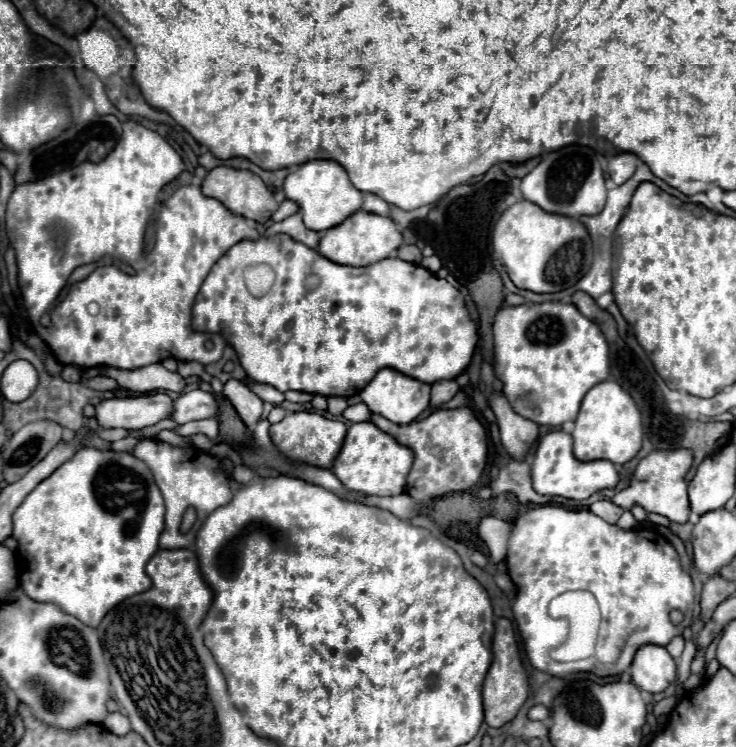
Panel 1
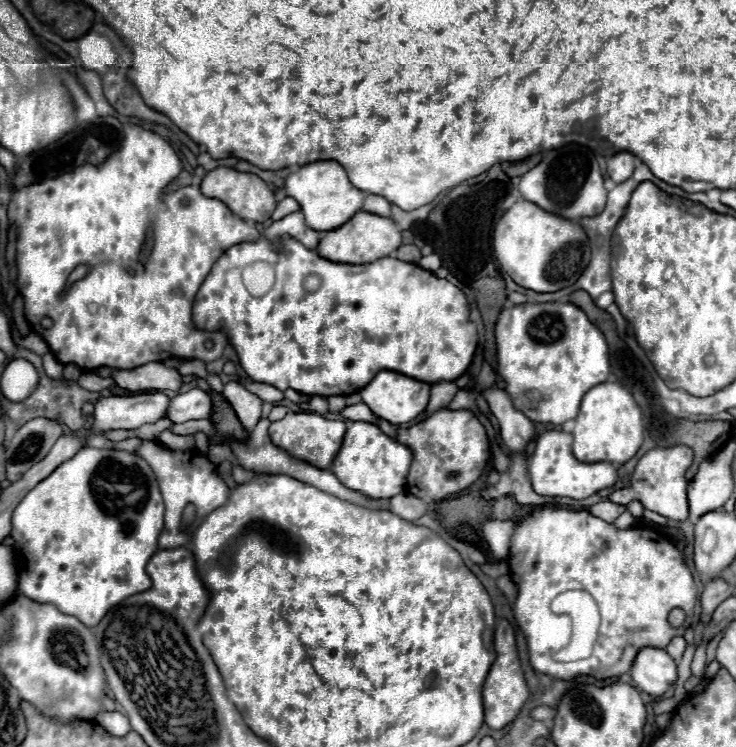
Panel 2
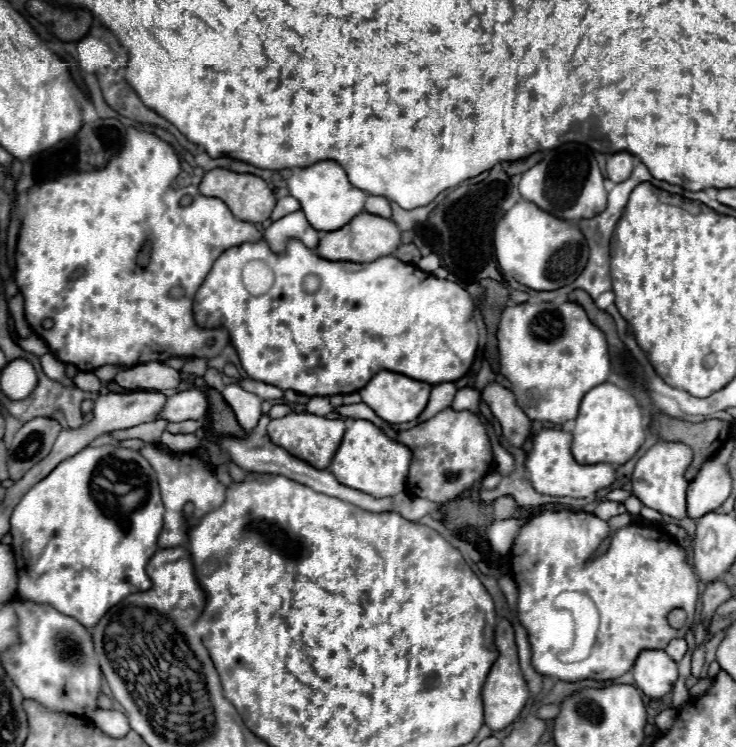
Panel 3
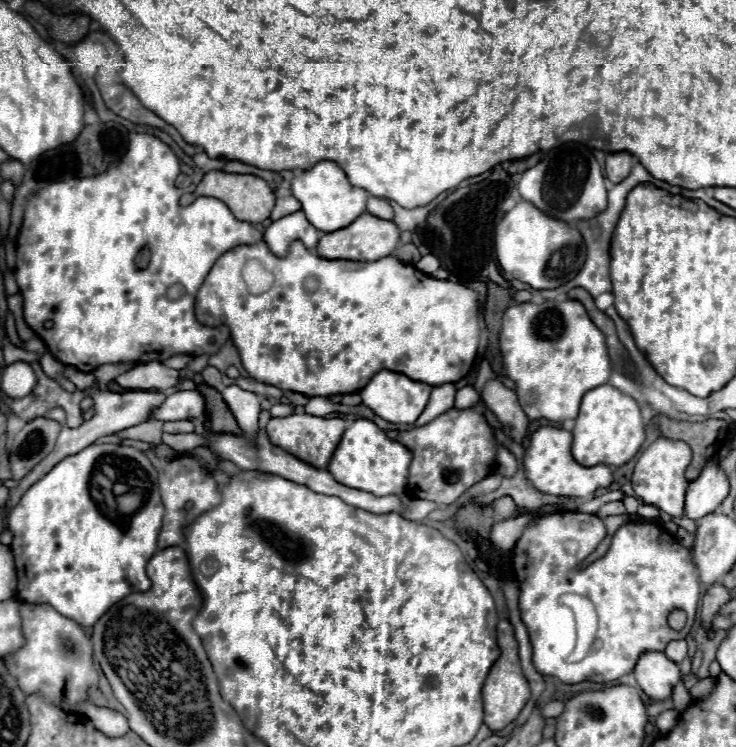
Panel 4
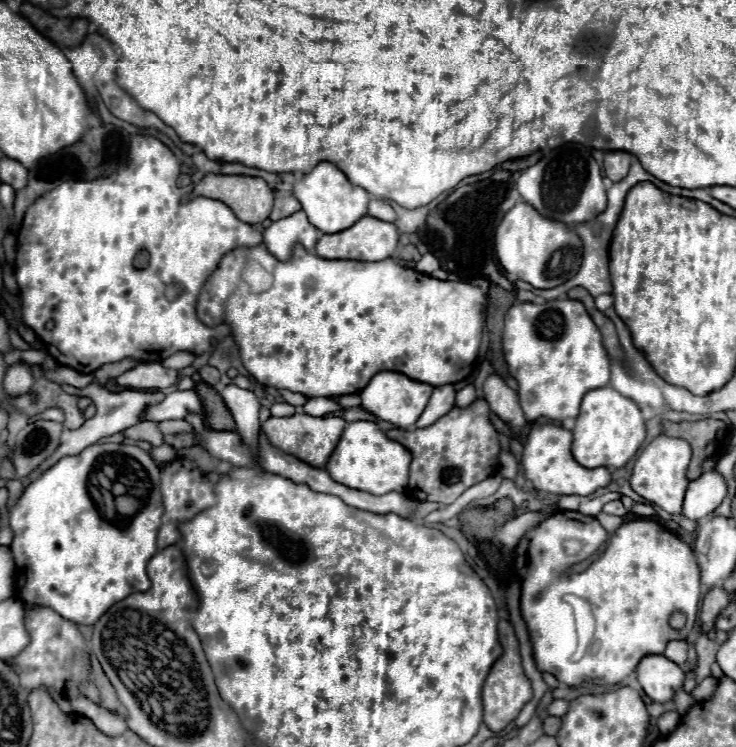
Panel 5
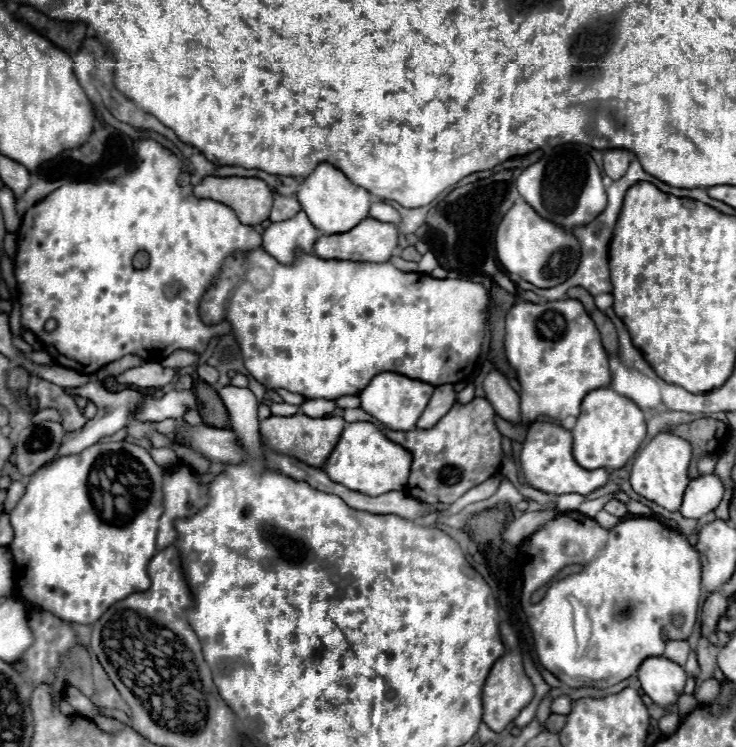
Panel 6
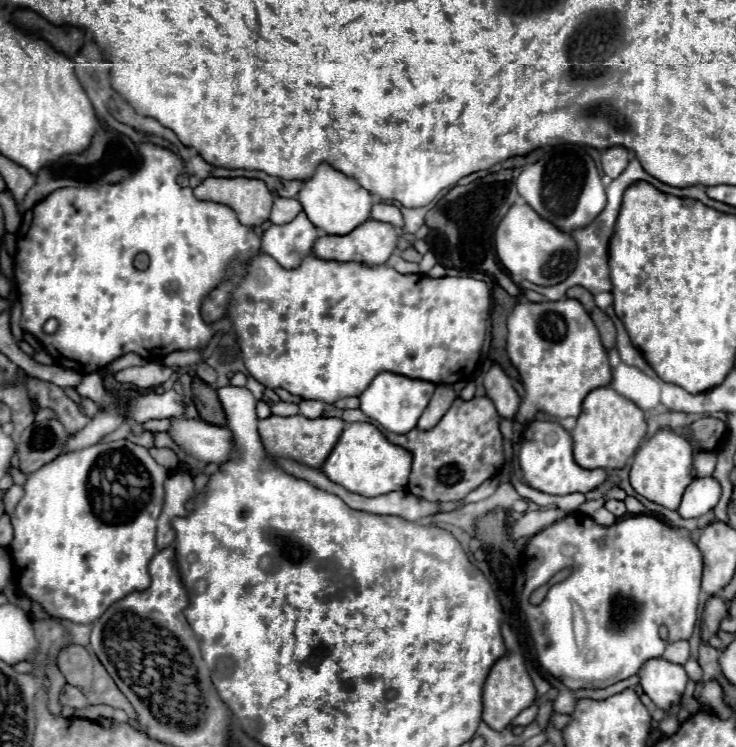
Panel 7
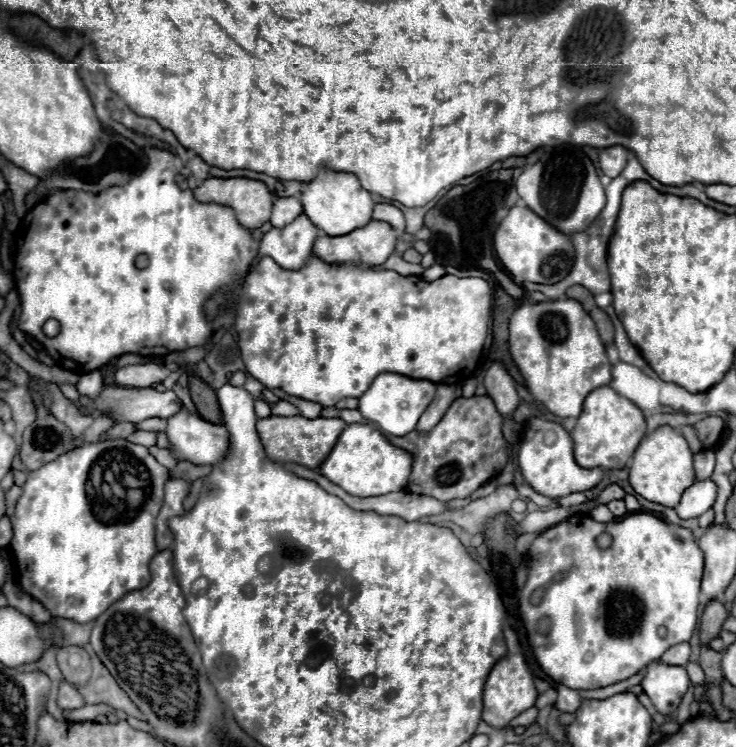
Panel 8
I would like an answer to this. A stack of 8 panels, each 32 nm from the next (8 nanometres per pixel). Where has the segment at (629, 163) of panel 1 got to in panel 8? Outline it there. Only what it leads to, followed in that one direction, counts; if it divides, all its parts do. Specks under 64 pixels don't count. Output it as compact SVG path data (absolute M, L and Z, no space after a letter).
M610 146L610 148L602 148L598 152L598 162L600 162L600 170L614 178L618 176L618 172L622 172L622 168L626 166L628 160L628 150L622 146Z

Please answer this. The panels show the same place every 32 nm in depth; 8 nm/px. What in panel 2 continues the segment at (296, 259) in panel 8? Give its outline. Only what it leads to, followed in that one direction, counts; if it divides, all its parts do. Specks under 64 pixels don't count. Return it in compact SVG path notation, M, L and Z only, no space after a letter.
M302 212L288 214L286 218L274 222L270 228L264 230L264 238L268 238L270 242L280 240L282 236L296 238L298 242L302 242L308 248L316 248L318 242L320 242L320 232L316 232L316 230L312 230L312 228L306 226Z

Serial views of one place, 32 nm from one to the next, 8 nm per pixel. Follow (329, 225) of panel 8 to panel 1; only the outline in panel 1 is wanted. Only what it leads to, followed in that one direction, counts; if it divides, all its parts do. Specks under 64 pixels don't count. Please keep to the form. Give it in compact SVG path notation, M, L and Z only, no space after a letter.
M312 160L298 166L296 172L286 176L284 194L300 206L306 228L314 228L316 232L342 224L362 208L362 192L350 184L344 168L334 160Z

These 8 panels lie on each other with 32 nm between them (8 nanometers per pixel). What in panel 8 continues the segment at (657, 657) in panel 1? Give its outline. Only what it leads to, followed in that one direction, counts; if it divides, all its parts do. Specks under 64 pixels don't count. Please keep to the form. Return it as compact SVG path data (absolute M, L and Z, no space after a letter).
M660 662L646 666L642 680L644 694L648 694L654 708L664 716L670 716L680 706L680 700L686 694L688 686L690 680L682 666L668 666Z

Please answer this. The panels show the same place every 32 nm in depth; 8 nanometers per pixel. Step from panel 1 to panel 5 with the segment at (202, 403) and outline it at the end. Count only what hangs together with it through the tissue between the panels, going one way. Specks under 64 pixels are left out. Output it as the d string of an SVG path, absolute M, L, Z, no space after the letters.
M182 390L182 392L170 392L164 396L162 402L148 404L142 420L154 420L154 422L164 422L164 420L182 420L186 414L196 412L200 414L200 398L194 390Z

